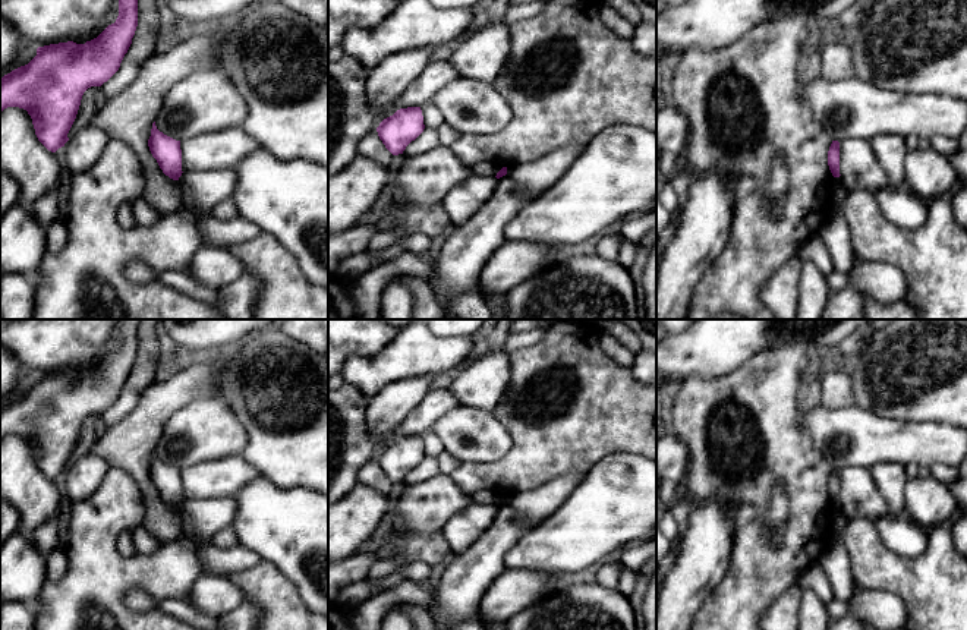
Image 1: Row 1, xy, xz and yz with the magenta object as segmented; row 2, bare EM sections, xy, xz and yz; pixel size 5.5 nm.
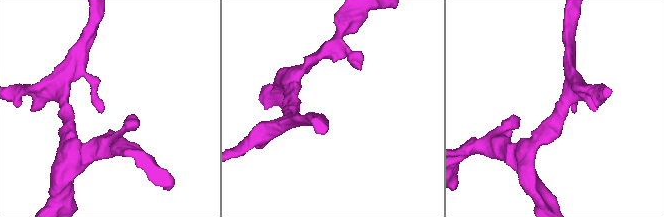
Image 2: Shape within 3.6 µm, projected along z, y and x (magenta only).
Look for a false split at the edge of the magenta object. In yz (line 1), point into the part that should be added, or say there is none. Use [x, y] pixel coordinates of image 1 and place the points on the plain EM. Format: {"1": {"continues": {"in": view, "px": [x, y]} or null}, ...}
{"1": {"continues": null}}

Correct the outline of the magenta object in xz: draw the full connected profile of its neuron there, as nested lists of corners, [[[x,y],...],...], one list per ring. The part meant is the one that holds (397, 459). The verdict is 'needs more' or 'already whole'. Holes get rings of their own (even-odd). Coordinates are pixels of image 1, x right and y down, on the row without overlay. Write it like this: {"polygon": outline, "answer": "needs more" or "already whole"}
{"polygon": [[[407,435],[384,447],[377,456],[377,460],[385,476],[393,483],[399,483],[403,482],[406,475],[415,469],[423,457],[420,435]]], "answer": "already whole"}

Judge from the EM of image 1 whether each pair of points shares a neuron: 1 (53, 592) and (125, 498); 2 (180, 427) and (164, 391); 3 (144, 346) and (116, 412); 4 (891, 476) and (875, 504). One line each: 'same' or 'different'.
1: same
2: different
3: same
4: different

